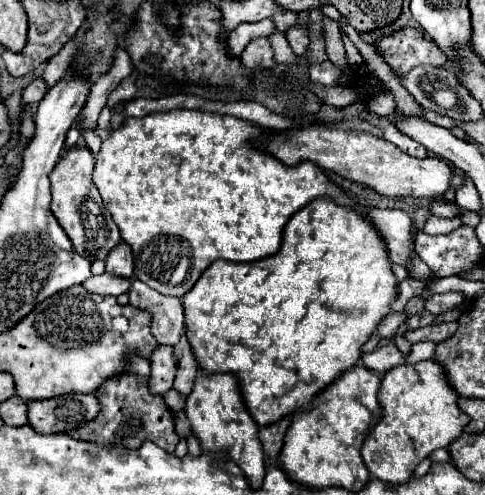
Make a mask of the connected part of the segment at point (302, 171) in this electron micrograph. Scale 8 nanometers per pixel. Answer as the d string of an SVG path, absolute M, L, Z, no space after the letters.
M167 110L167 112L151 112L143 118L127 118L119 128L111 130L107 140L103 140L101 150L95 156L95 170L93 170L93 182L101 192L101 198L105 202L105 208L111 212L115 224L119 226L121 238L131 246L133 256L135 256L135 278L143 280L145 284L149 284L151 288L155 288L157 292L165 294L165 296L177 296L181 298L183 294L187 294L193 284L197 282L197 278L207 270L207 266L215 260L231 260L231 262L253 262L253 260L261 260L269 254L275 254L279 250L281 244L281 236L283 236L283 226L287 224L287 220L301 210L307 202L311 202L313 198L319 196L331 196L333 200L341 202L341 190L331 184L327 180L327 176L323 174L323 170L319 166L315 166L309 160L303 160L295 166L287 166L281 160L277 160L273 154L263 152L261 150L261 138L263 132L267 132L267 128L235 118L235 116L221 116L221 114L211 114L211 112L201 112L201 110Z

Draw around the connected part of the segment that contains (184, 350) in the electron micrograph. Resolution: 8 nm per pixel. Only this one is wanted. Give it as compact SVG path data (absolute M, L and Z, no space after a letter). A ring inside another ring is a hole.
M183 330L183 336L181 336L179 344L175 346L175 356L179 360L179 372L177 372L177 380L175 380L173 388L187 396L193 388L193 380L195 380L195 374L199 370L199 364L197 364L195 352L193 352L189 340L187 340L185 330Z

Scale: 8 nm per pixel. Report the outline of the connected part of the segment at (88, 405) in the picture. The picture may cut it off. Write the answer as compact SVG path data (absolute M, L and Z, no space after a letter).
M67 394L49 400L31 400L29 424L39 434L57 434L75 430L99 412L99 402L93 394Z

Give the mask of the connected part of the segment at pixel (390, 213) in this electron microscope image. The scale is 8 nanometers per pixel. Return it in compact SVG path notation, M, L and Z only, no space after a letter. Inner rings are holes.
M363 208L363 212L377 224L381 236L385 236L389 258L395 264L409 266L415 252L413 232L411 232L411 218L403 210L379 210L379 208Z

